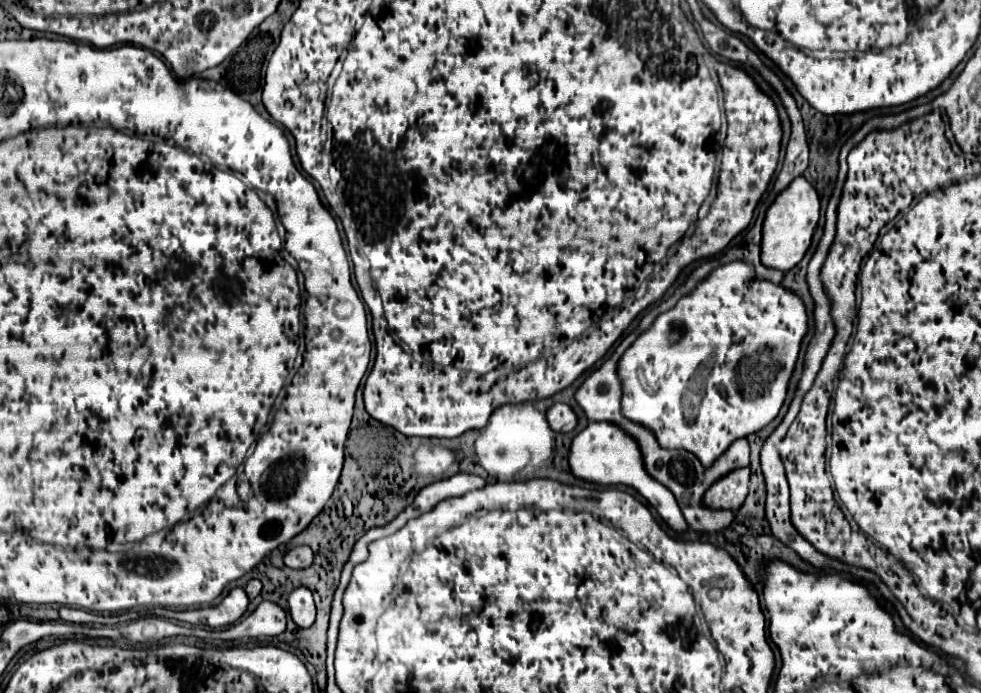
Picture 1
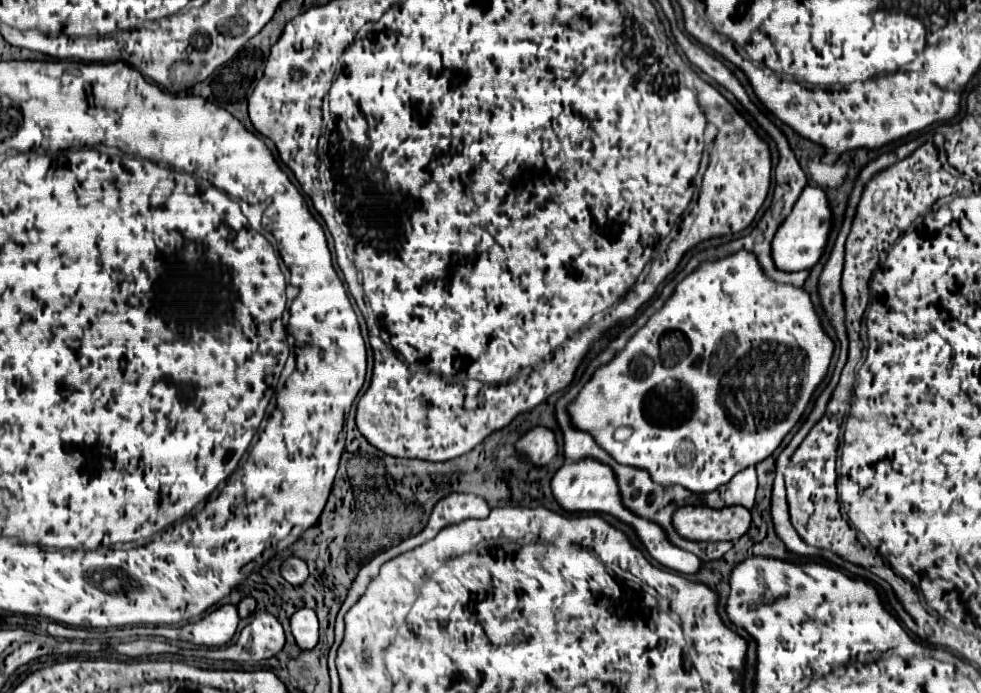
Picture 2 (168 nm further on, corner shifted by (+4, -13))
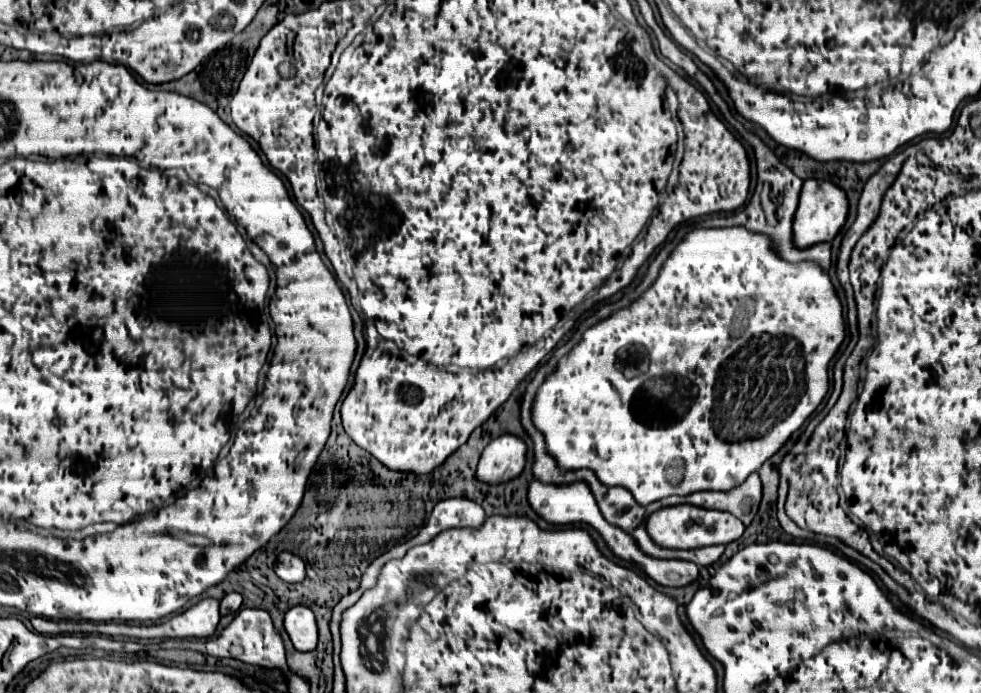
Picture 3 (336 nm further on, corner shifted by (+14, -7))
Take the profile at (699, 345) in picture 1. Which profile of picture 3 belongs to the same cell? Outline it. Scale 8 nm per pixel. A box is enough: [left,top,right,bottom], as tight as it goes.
[534,228,844,504]

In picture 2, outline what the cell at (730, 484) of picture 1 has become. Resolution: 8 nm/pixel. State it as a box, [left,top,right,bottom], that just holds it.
[672,506,750,542]

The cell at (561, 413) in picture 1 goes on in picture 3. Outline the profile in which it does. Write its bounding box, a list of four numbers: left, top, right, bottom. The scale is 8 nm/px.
[476,434,528,482]

